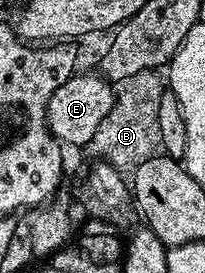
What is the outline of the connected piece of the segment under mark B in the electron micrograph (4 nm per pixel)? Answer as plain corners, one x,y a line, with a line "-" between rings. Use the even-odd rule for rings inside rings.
154,71
132,75
132,79
117,86
112,111
104,115
92,142
92,149
102,156
99,158
105,164
115,165
119,171
133,171
140,163
148,163
148,159
162,153
158,104
164,92
164,81
158,76

